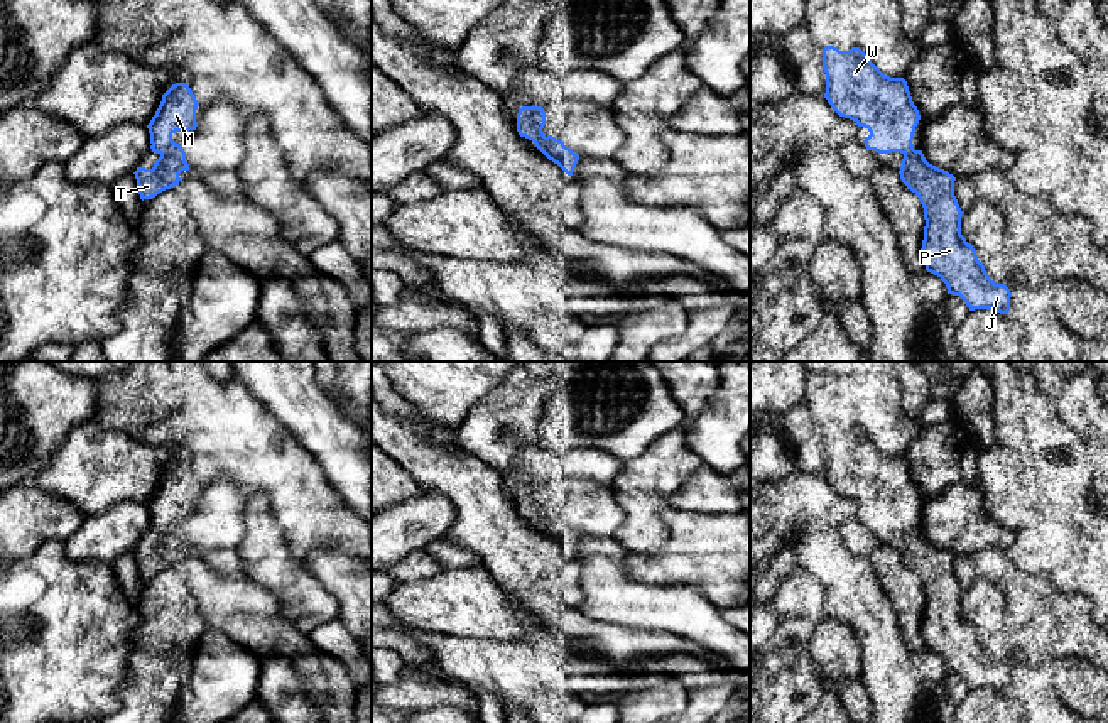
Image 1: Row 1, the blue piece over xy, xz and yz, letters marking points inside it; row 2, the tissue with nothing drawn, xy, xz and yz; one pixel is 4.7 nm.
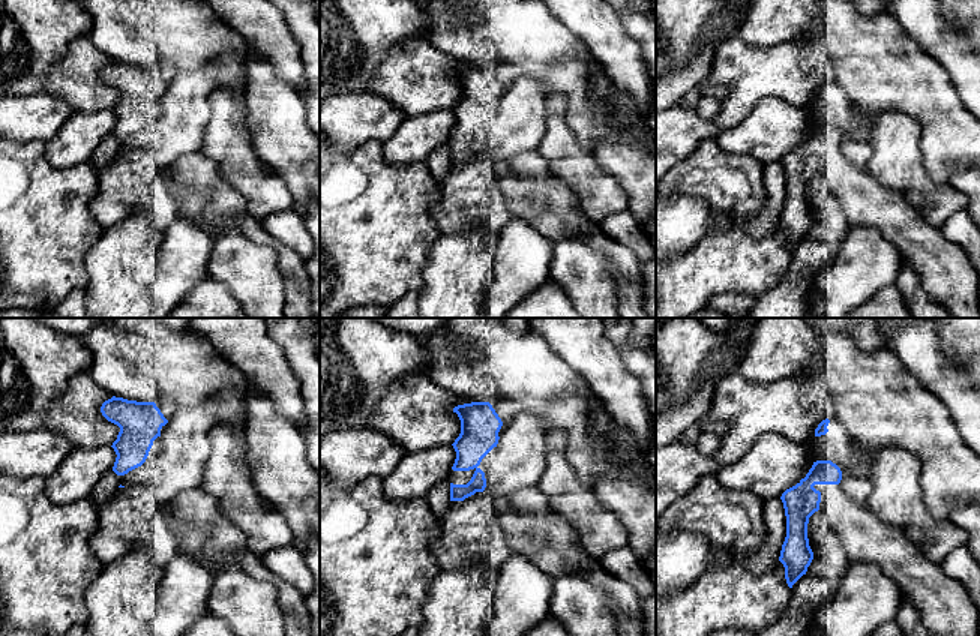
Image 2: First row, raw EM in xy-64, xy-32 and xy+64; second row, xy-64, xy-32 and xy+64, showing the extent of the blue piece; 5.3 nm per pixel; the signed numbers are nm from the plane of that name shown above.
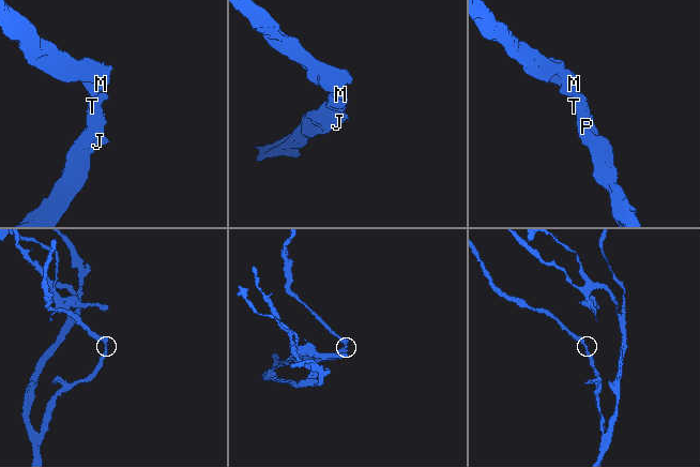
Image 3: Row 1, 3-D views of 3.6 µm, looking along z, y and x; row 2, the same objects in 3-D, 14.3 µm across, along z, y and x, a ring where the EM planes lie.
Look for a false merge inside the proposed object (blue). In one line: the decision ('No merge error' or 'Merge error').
No merge error

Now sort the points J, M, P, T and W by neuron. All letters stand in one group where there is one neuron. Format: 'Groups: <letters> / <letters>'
Groups: J M P T W

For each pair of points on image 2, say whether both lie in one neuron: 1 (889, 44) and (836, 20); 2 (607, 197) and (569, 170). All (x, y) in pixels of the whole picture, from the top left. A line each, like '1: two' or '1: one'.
1: one
2: one

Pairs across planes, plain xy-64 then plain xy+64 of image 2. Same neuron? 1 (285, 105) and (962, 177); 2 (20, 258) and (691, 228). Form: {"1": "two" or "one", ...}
{"1": "one", "2": "two"}

